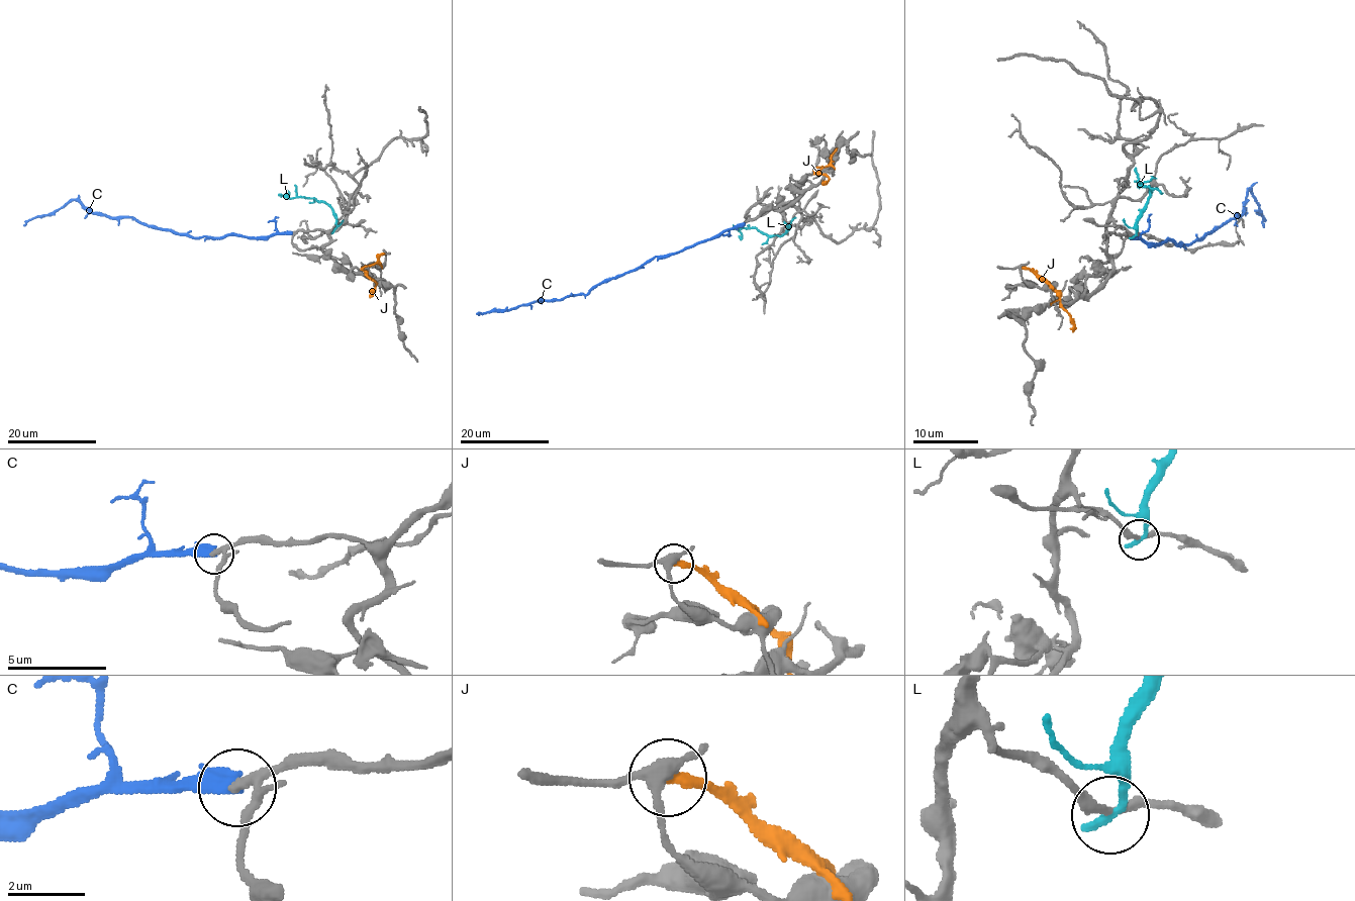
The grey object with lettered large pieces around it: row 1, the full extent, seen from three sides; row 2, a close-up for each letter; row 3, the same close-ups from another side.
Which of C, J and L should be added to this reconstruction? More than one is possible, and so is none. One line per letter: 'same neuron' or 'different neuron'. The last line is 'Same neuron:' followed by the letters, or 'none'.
C: same neuron
J: different neuron
L: different neuron
Same neuron: C

